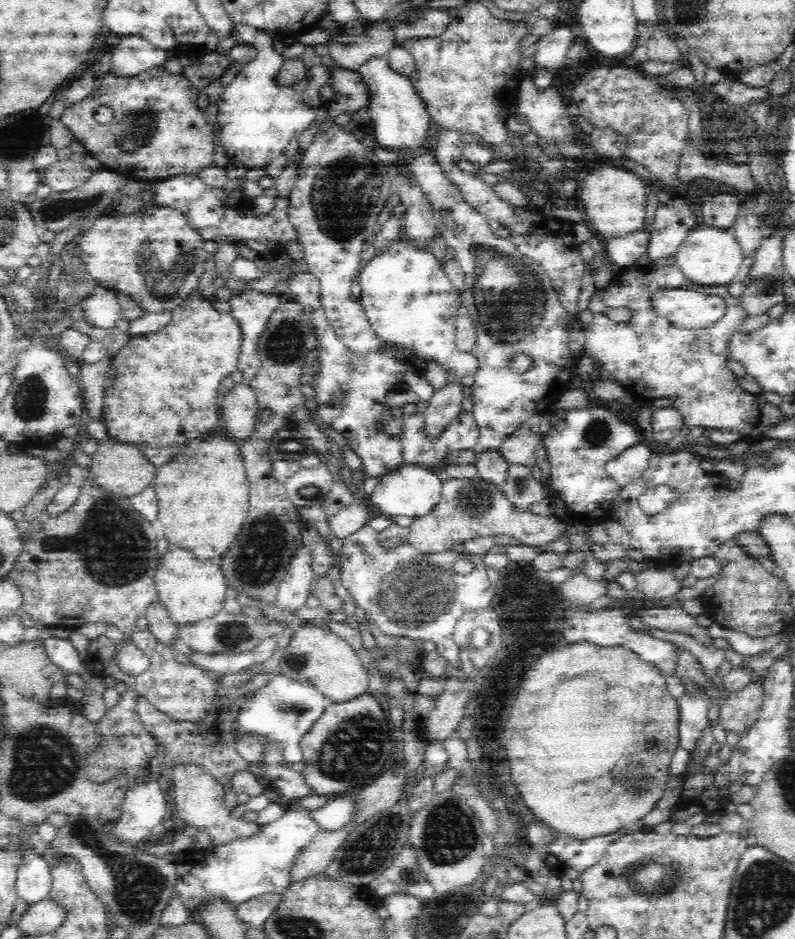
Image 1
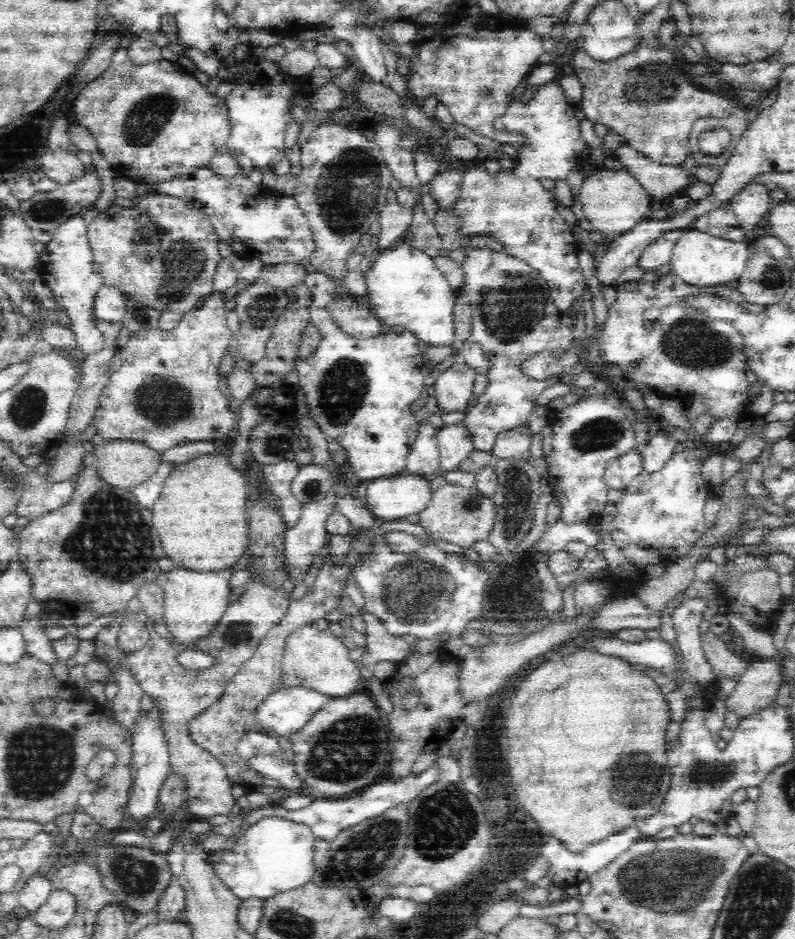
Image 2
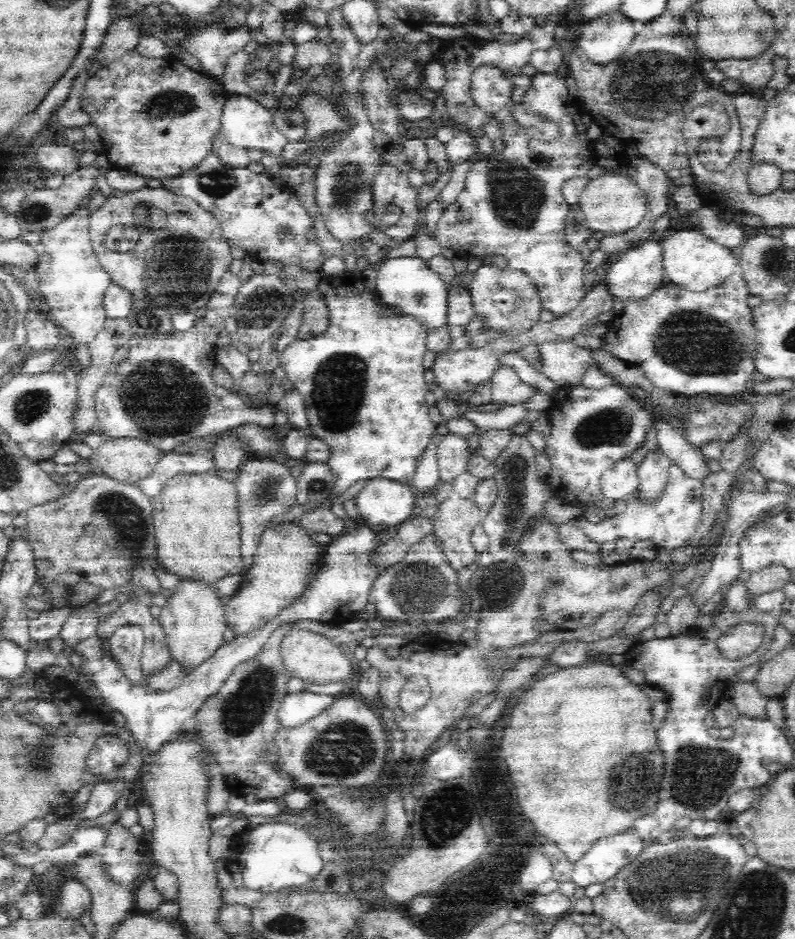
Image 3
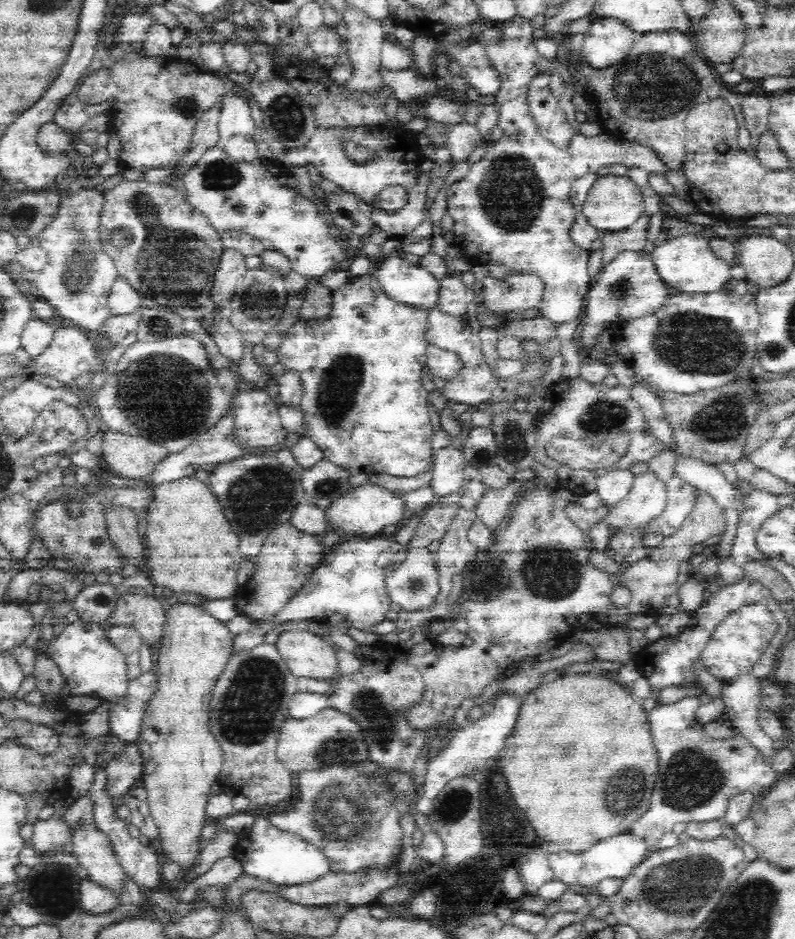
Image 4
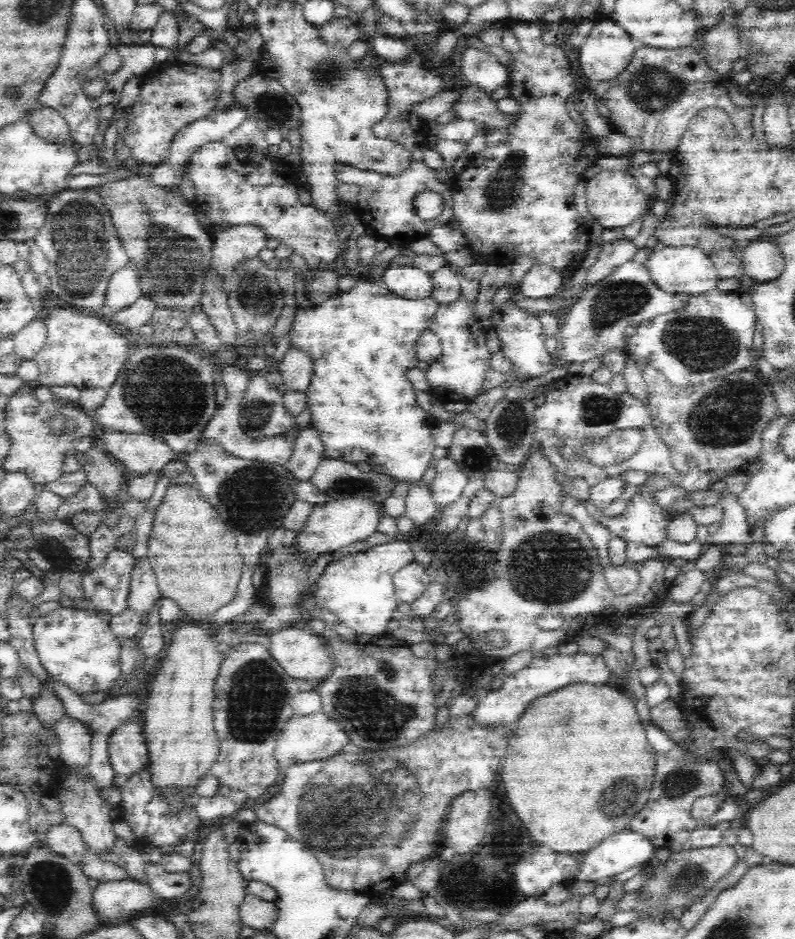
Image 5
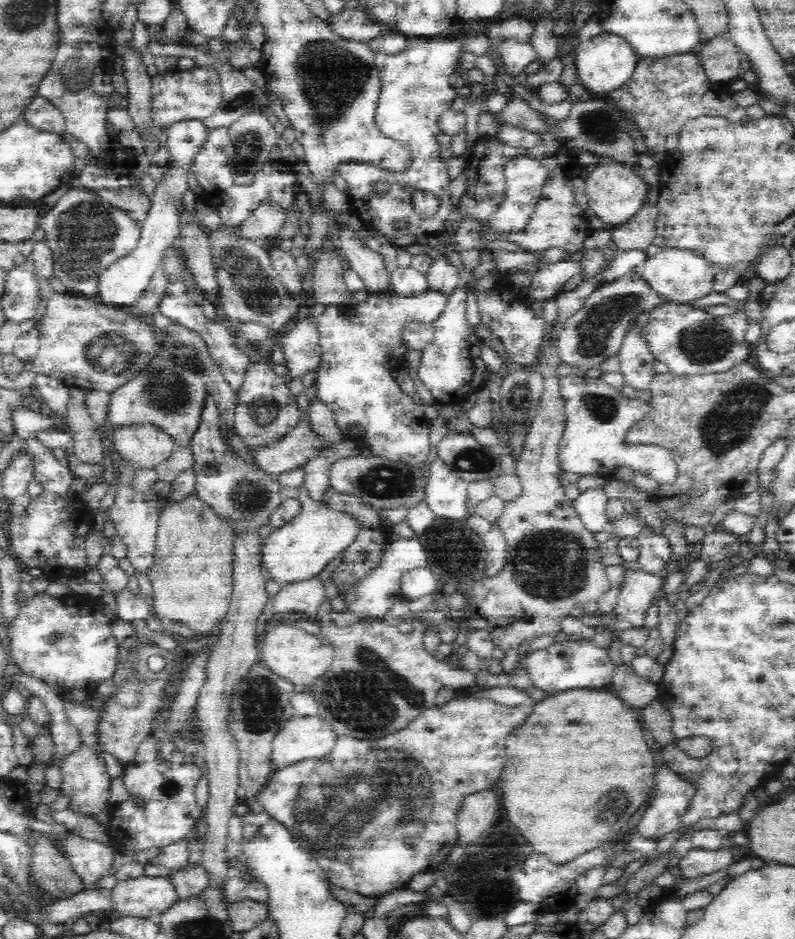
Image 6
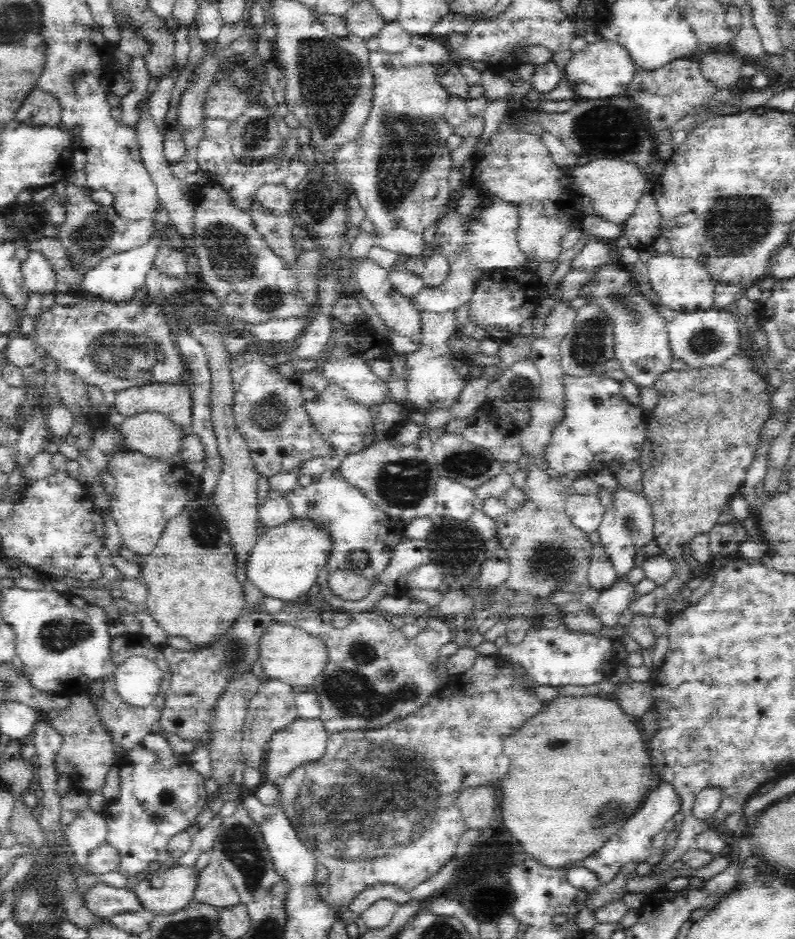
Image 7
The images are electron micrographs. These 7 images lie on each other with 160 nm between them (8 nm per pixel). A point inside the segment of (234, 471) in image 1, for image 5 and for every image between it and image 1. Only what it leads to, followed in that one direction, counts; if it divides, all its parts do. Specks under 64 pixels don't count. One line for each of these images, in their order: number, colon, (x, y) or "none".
2: (202, 526)
3: (195, 516)
4: (190, 547)
5: (194, 558)

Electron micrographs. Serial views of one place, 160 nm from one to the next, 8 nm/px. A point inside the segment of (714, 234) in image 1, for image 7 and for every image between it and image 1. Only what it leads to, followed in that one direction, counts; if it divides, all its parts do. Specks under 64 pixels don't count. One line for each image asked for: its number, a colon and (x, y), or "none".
2: (701, 259)
3: (691, 260)
4: (686, 262)
5: (674, 269)
6: (679, 275)
7: (683, 284)

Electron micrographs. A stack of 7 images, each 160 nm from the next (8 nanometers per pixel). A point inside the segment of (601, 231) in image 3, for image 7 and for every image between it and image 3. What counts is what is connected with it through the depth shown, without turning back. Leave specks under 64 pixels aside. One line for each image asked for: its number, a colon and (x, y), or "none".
4: (614, 203)
5: (614, 199)
6: (615, 194)
7: (614, 186)

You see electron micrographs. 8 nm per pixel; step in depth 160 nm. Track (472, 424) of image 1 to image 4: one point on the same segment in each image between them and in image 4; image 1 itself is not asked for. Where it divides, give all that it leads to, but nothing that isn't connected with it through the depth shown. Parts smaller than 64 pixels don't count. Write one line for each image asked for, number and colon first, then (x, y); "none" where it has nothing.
2: (454, 441)
3: (453, 450)
4: (449, 463)

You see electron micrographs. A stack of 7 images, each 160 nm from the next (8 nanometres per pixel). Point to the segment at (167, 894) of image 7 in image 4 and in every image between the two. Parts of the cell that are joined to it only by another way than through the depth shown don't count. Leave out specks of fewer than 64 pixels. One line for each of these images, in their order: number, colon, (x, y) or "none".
4: (95, 900)
5: (114, 899)
6: (144, 897)

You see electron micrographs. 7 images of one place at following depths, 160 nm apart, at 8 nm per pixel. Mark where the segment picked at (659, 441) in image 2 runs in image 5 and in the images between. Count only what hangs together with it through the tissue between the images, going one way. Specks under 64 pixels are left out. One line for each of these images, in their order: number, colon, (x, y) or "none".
3: (653, 470)
4: (648, 496)
5: (643, 521)

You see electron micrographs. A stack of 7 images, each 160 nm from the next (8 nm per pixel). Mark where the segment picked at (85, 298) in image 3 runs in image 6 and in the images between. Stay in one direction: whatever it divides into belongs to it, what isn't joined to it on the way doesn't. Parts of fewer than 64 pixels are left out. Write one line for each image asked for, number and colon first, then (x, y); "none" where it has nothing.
4: (77, 279)
5: (78, 238)
6: (85, 235)

